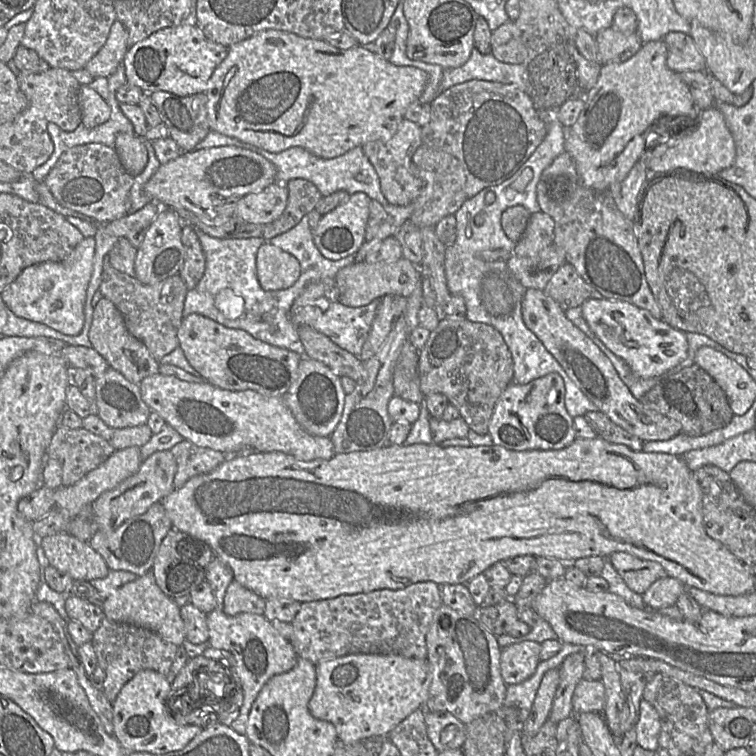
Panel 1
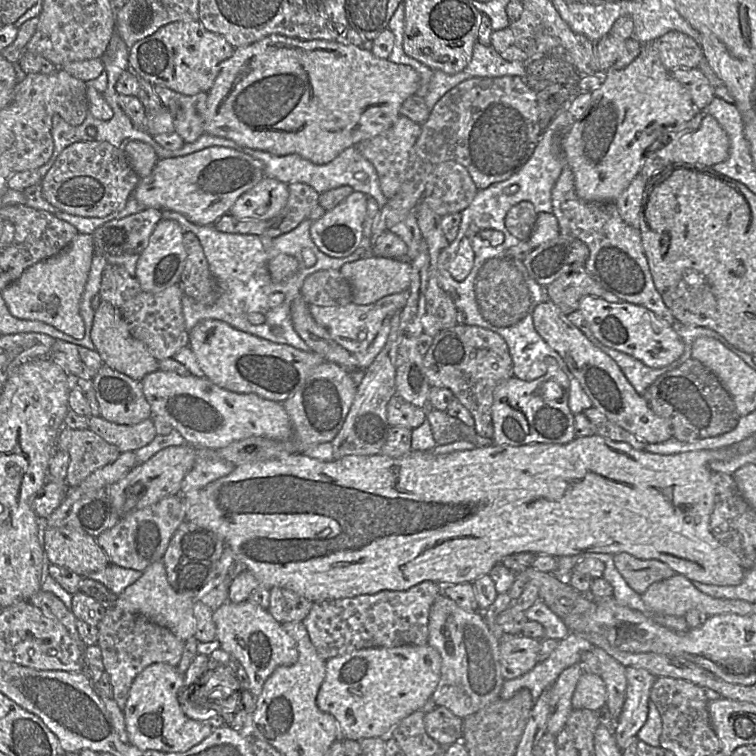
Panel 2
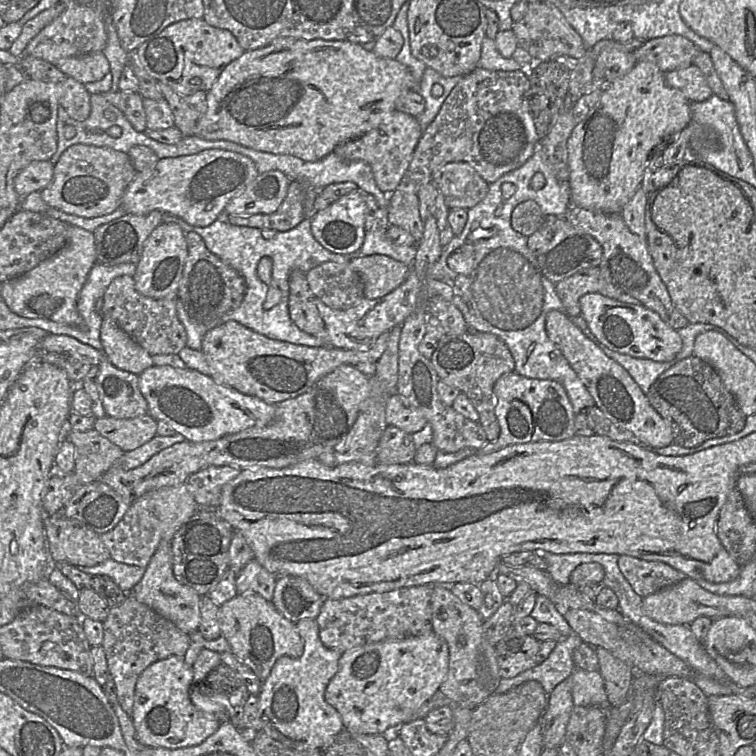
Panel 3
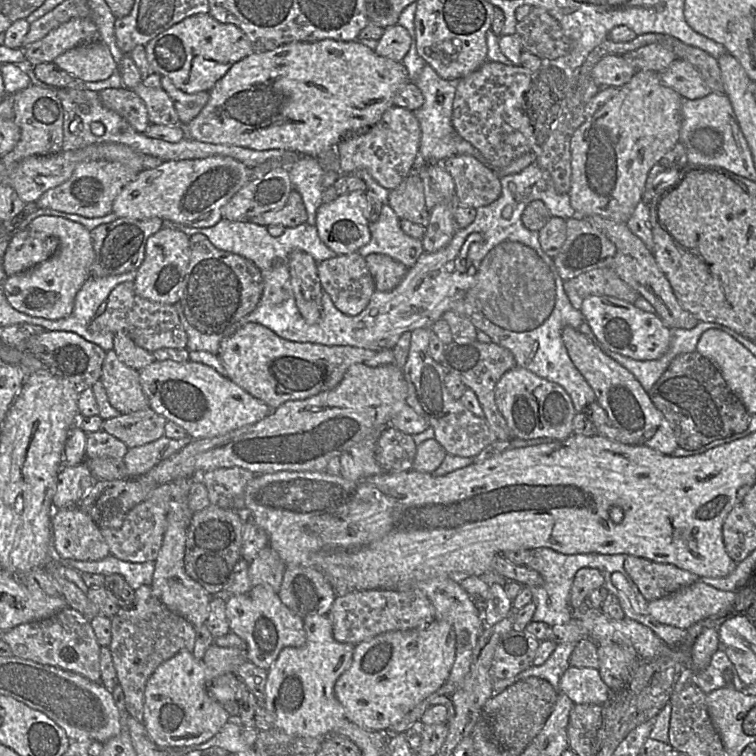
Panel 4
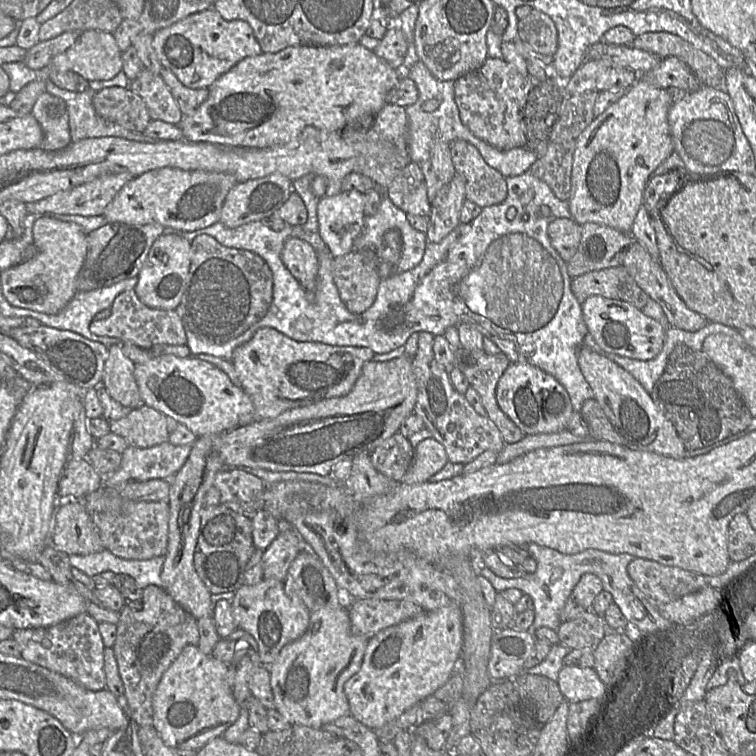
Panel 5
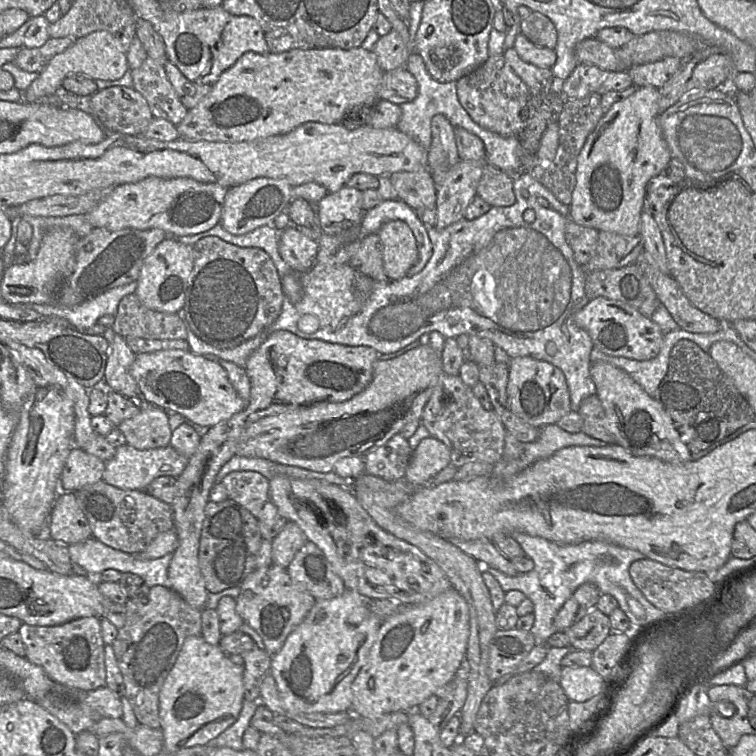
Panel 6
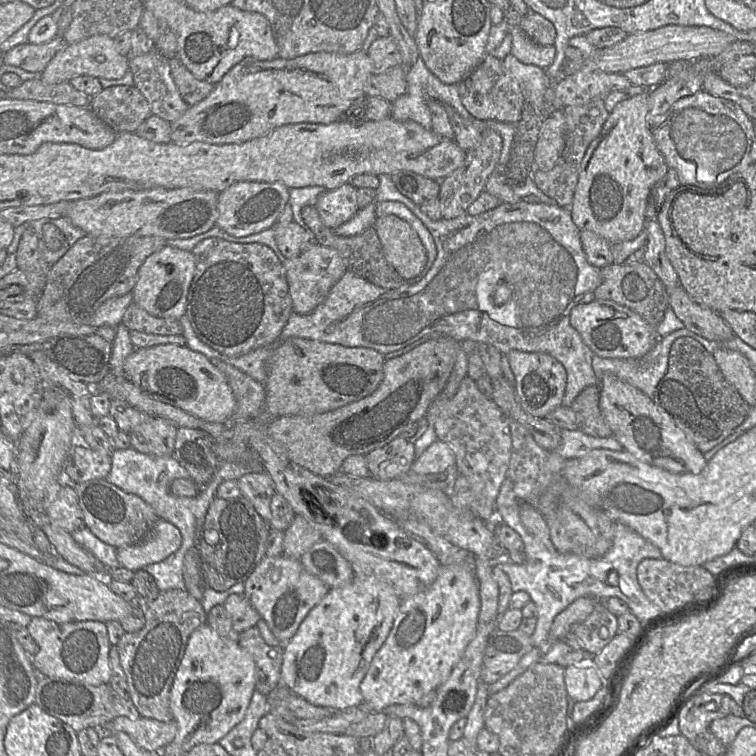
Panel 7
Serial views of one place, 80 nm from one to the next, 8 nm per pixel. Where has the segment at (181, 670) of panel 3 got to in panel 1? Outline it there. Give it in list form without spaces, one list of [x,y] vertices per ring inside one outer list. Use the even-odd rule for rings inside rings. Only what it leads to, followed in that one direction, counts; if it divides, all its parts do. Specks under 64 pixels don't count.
[[[145,669],[137,673],[121,689],[112,702],[112,735],[128,752],[165,754],[182,750],[203,728],[197,725],[176,723],[167,709],[167,698],[172,689],[172,679],[157,671]]]

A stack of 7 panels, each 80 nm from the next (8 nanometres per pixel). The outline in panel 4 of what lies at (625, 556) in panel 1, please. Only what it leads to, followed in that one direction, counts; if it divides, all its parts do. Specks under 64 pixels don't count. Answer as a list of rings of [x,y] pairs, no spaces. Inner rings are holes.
[[[627,555],[624,568],[648,602],[663,598],[699,581],[700,577],[672,564]]]

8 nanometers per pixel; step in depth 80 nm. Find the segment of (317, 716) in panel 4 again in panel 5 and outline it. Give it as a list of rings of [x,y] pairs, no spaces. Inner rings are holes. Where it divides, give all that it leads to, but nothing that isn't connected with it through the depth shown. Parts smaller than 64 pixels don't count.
[[[339,589],[338,597],[339,607],[310,612],[306,632],[286,644],[275,662],[269,666],[274,709],[291,725],[316,729],[349,714],[344,685],[359,671],[368,639],[351,632],[347,609],[352,600],[350,594]]]

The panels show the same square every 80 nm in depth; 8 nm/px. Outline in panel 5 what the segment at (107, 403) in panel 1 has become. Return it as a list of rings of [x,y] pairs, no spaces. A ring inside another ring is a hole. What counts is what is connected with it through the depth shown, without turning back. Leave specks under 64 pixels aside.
[[[119,342],[109,347],[101,383],[112,399],[131,409],[143,404],[134,370],[135,364],[125,356]]]

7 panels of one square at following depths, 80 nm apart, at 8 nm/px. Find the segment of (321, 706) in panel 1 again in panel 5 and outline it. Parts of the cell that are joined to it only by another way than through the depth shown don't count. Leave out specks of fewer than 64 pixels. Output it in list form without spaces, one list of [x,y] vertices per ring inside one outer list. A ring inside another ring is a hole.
[[[457,604],[426,611],[418,617],[379,631],[368,639],[359,671],[344,685],[349,714],[372,730],[381,728],[442,687],[452,673],[459,670],[462,648],[463,612]]]

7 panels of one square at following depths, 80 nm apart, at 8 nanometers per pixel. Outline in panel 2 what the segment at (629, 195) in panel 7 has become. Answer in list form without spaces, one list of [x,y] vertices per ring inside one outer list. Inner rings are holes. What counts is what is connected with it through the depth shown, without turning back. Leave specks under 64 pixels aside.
[[[643,45],[641,53],[627,67],[604,73],[602,84],[591,91],[588,110],[563,138],[563,153],[573,171],[578,197],[588,202],[615,202],[640,174],[646,153],[667,142],[669,135],[682,131],[697,111],[688,90],[672,77],[650,45]]]

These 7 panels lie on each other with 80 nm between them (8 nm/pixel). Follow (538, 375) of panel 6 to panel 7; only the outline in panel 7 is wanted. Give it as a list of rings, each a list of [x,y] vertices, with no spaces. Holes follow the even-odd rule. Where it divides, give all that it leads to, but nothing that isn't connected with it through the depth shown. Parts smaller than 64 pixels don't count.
[[[513,350],[507,354],[515,377],[514,388],[522,408],[535,417],[547,417],[562,401],[566,391],[567,372],[562,363],[548,353]]]

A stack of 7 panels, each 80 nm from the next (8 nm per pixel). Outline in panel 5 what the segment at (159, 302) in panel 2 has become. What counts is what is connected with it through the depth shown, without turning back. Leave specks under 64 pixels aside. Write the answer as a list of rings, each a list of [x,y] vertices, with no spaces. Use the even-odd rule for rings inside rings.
[[[134,289],[121,292],[113,301],[109,317],[90,323],[90,331],[97,336],[110,336],[118,342],[129,342],[142,349],[156,345],[186,345],[187,337],[177,310],[151,308],[140,301]]]

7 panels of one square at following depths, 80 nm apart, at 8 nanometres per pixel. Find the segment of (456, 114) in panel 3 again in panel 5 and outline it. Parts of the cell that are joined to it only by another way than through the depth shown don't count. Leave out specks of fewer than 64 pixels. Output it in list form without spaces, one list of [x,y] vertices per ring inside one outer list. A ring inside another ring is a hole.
[[[488,57],[484,64],[454,81],[454,98],[462,123],[477,138],[500,150],[526,147],[523,109],[531,79],[505,60]]]

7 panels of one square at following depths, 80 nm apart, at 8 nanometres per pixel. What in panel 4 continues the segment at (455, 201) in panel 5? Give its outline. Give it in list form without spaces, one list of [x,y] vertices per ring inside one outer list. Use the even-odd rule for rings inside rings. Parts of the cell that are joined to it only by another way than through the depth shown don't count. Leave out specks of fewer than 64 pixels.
[[[441,202],[431,211],[425,234],[421,238],[423,250],[427,253],[435,253],[451,241],[457,230],[454,220],[456,202]]]

